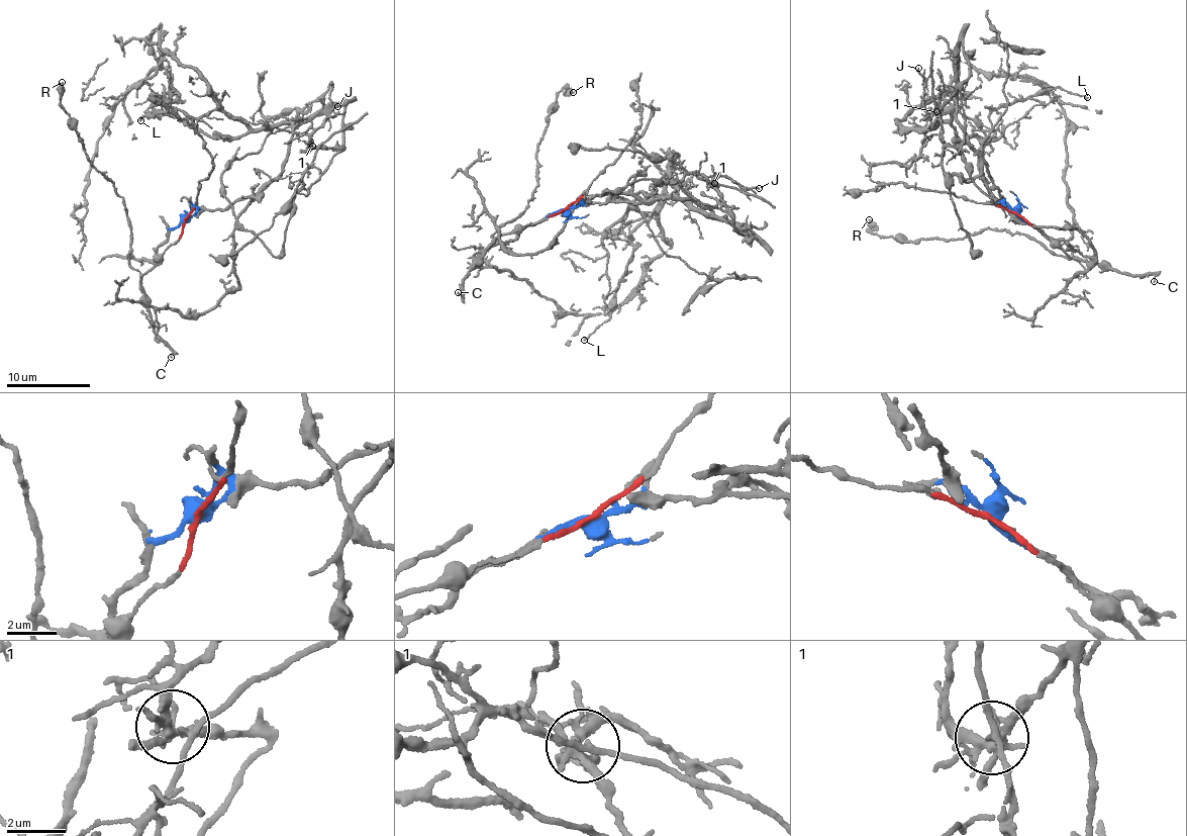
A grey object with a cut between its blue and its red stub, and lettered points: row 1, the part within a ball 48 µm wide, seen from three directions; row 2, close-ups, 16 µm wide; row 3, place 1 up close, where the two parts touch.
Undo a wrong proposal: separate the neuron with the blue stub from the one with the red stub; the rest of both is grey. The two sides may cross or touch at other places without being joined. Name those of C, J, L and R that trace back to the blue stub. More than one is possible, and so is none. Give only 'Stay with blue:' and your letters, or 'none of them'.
Stay with blue: J, L

